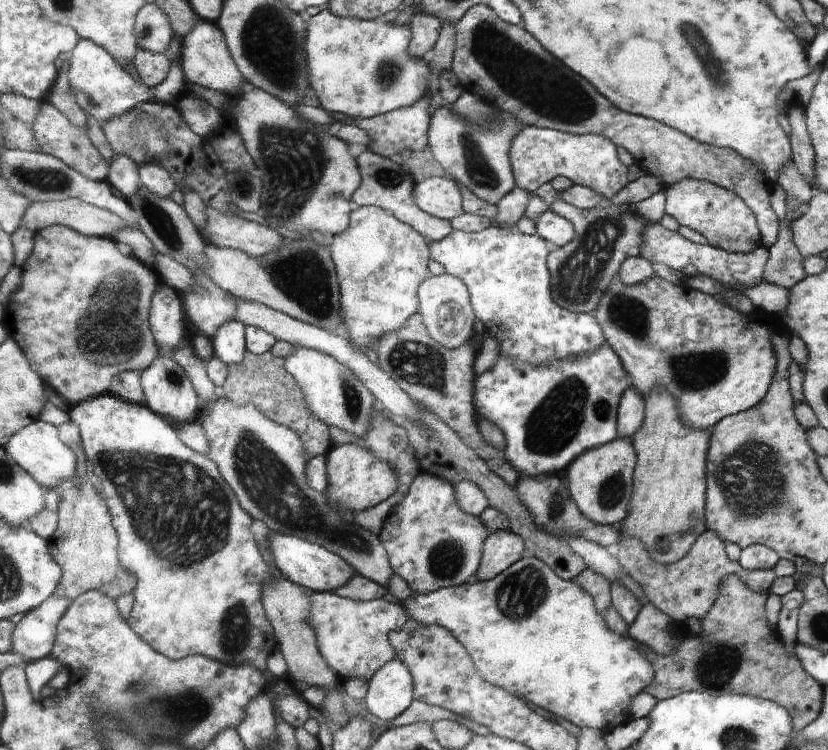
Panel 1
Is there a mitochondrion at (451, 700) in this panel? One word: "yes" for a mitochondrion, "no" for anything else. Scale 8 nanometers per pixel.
no

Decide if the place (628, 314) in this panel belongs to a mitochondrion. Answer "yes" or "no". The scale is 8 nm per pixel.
yes

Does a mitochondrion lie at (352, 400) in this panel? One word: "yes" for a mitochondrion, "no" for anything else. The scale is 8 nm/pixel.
yes

